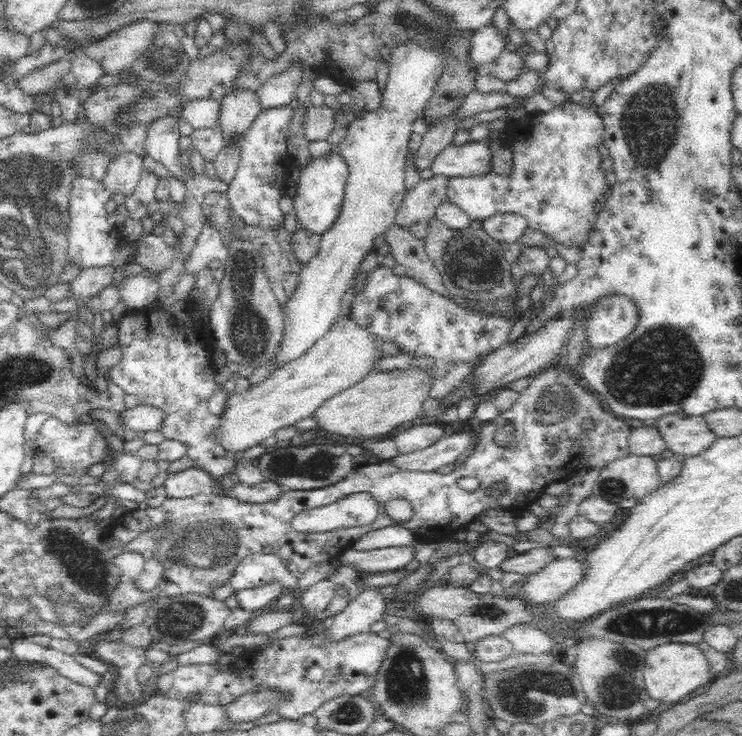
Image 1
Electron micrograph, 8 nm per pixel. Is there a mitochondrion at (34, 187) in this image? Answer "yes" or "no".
yes

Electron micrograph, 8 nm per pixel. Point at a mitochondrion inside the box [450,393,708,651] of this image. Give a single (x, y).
(650, 622)

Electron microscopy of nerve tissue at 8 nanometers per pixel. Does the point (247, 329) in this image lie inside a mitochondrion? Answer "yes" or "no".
yes

